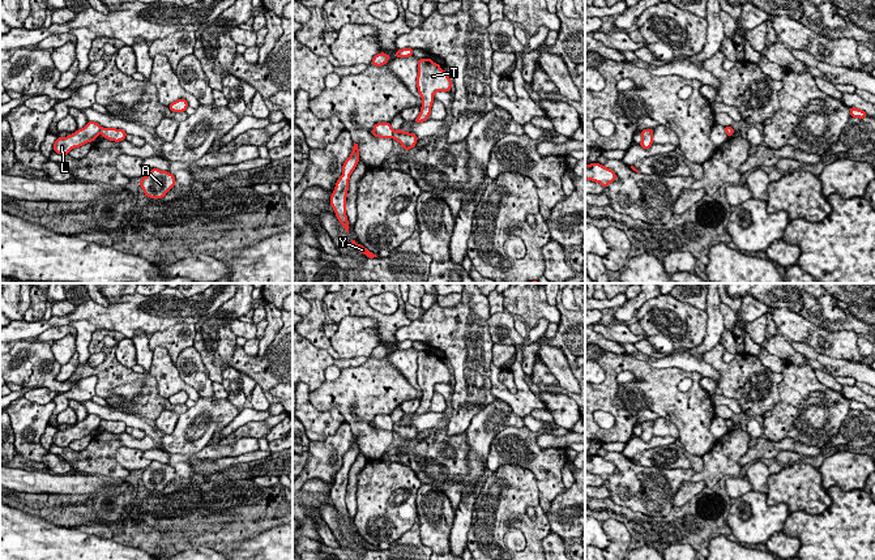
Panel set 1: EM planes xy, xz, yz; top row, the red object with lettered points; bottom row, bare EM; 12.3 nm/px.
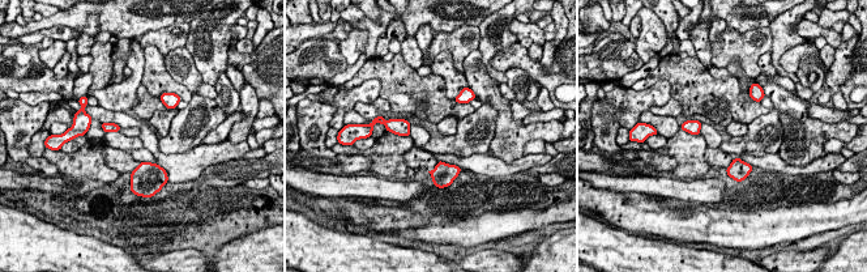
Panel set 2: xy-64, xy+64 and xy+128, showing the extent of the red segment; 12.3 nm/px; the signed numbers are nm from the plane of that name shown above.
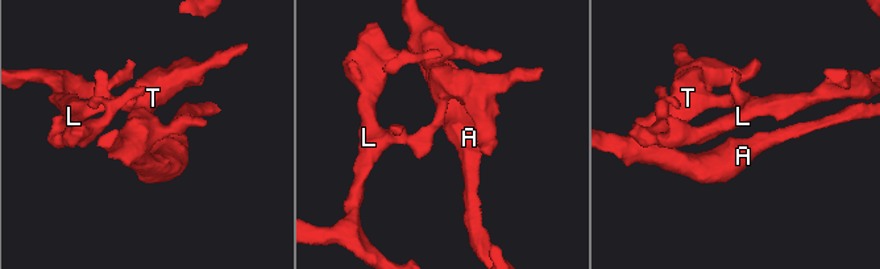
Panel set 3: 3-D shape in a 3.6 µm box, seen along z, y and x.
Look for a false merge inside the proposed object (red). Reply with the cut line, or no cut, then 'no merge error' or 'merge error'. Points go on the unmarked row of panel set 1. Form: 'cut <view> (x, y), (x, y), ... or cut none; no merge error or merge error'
cut xz (392, 423), (393, 430); merge error

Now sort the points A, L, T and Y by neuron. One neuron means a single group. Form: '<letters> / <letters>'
A T / L Y

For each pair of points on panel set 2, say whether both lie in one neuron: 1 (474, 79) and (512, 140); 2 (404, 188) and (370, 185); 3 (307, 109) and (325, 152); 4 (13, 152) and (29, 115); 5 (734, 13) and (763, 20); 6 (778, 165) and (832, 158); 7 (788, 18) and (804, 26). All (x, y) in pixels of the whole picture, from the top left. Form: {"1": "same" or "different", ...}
{"1": "same", "2": "same", "3": "same", "4": "same", "5": "same", "6": "same", "7": "different"}

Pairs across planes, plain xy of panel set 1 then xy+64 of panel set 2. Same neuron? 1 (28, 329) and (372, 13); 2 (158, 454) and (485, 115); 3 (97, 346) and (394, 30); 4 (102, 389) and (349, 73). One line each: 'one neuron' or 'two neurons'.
1: two neurons
2: two neurons
3: one neuron
4: two neurons

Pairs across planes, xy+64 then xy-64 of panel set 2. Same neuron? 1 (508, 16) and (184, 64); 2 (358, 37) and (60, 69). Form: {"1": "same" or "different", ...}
{"1": "different", "2": "different"}

